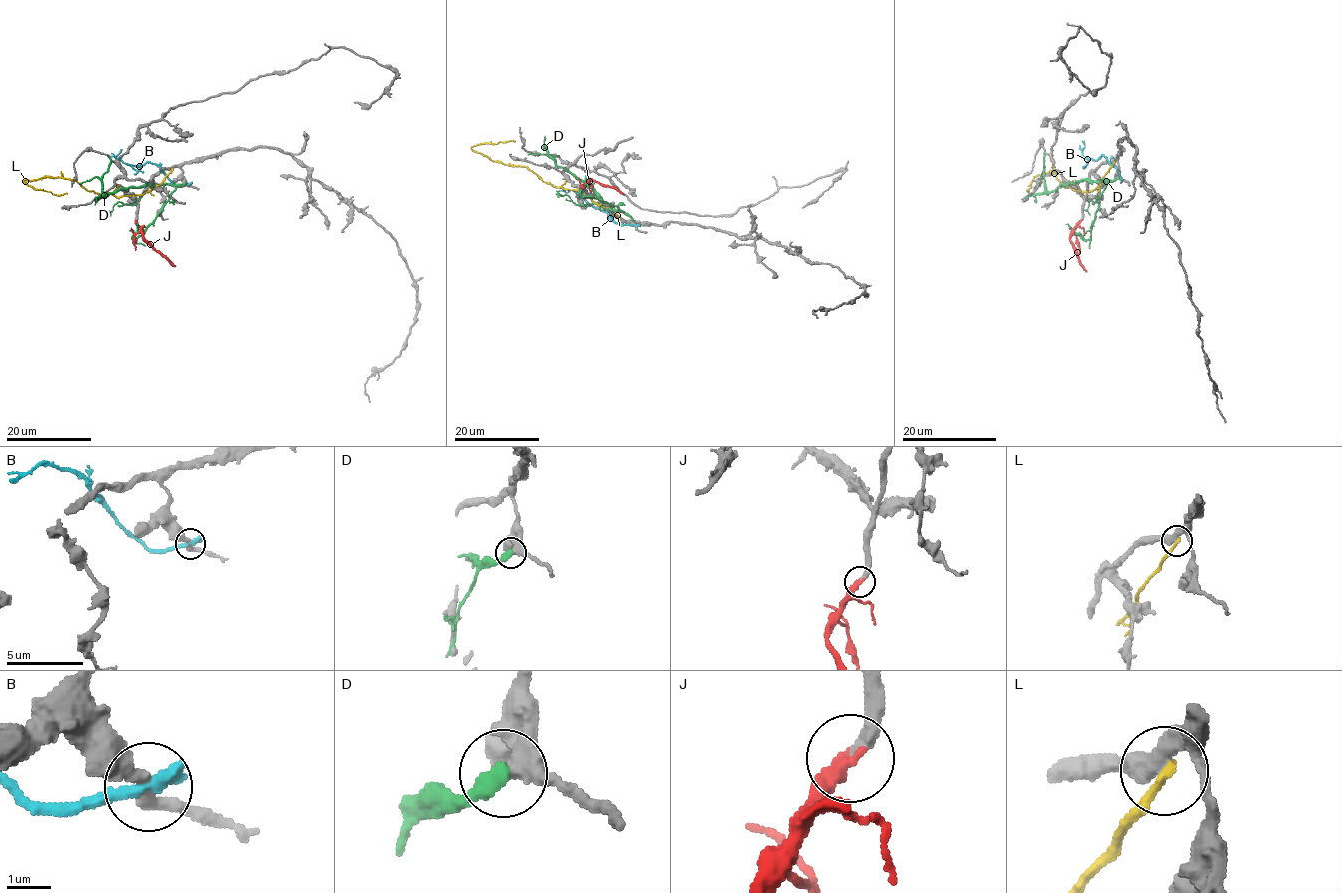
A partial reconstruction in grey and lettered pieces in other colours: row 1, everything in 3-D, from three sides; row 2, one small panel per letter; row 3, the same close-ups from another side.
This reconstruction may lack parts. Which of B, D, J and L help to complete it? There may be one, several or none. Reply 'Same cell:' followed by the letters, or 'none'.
Same cell: J

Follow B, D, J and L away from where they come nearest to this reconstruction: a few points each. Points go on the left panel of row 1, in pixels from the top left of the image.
B: (188, 184), (176, 185), (158, 166), (149, 162), (139, 166), (122, 162), (116, 157), (121, 149)
D: (185, 182), (119, 188), (107, 195), (97, 177), (80, 183)
J: (136, 221), (147, 240), (175, 266)
L: (172, 169), (151, 189), (131, 196), (98, 194), (60, 177), (23, 181), (37, 190), (57, 195), (67, 193)

